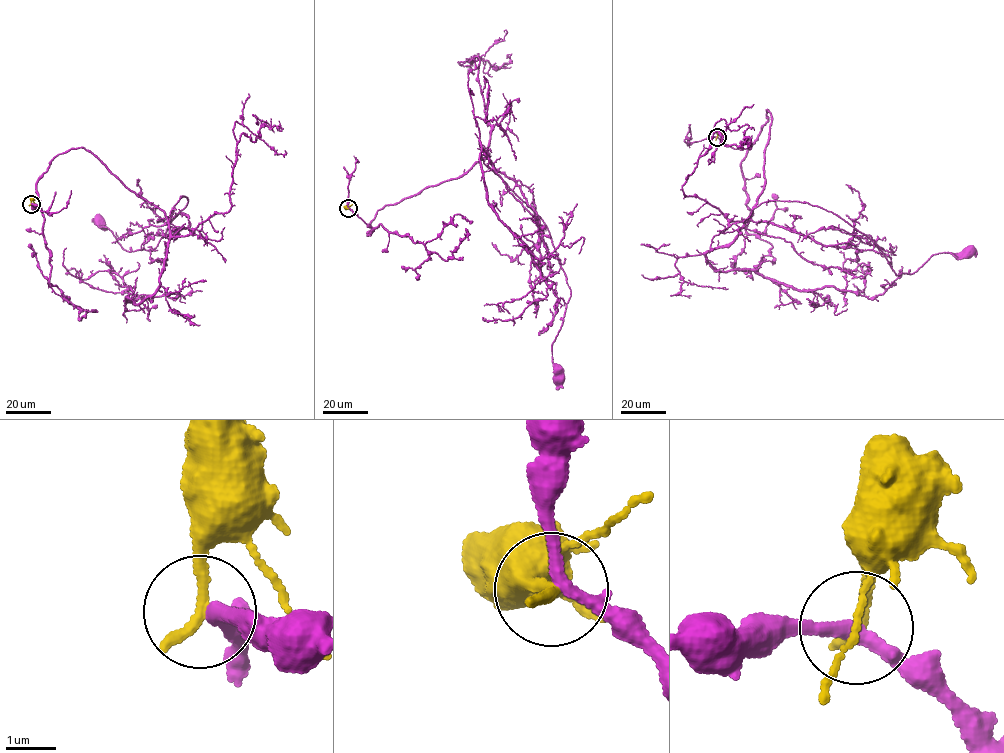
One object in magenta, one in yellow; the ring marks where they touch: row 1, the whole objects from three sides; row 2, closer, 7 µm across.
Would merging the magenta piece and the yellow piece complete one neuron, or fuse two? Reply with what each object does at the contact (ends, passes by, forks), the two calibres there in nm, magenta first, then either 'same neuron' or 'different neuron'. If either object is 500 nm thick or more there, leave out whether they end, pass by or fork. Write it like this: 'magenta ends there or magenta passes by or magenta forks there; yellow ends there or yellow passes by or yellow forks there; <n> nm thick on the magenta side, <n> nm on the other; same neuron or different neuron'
magenta passes by; yellow ends there; 240 nm thick on the magenta side, 280 nm on the other; different neuron

